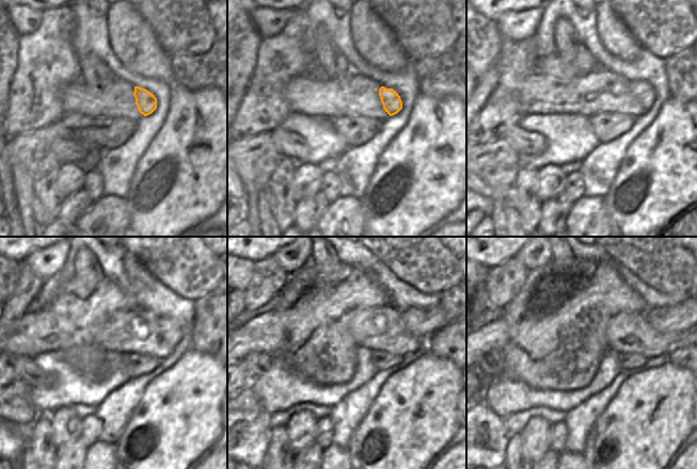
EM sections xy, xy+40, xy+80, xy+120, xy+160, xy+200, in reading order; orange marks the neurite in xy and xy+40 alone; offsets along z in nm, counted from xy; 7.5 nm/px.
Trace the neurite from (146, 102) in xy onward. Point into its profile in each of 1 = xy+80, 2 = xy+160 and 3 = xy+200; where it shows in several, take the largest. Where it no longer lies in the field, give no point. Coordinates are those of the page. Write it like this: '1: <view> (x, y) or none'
1: xy+80 (644, 93)
2: xy+160 (421, 322)
3: xy+200 (682, 316)

